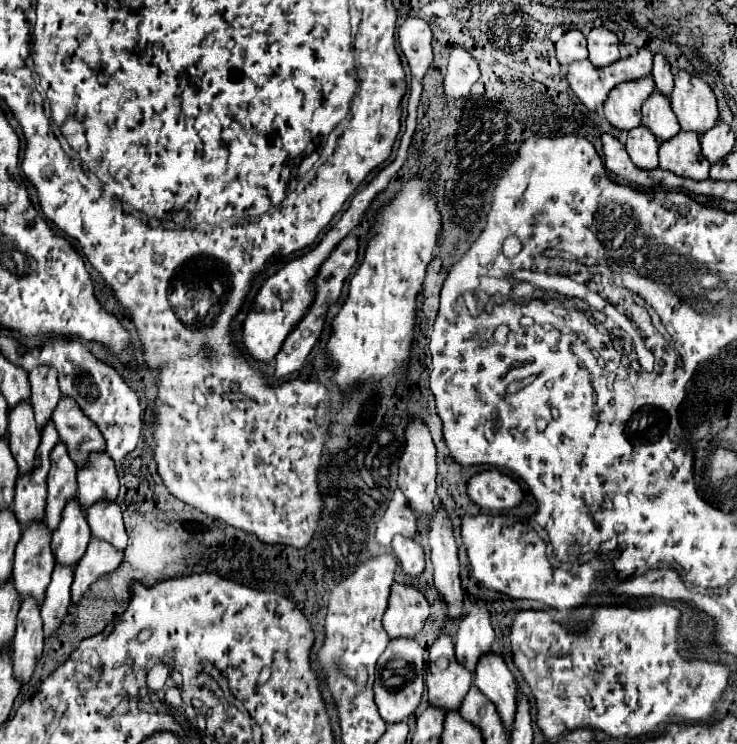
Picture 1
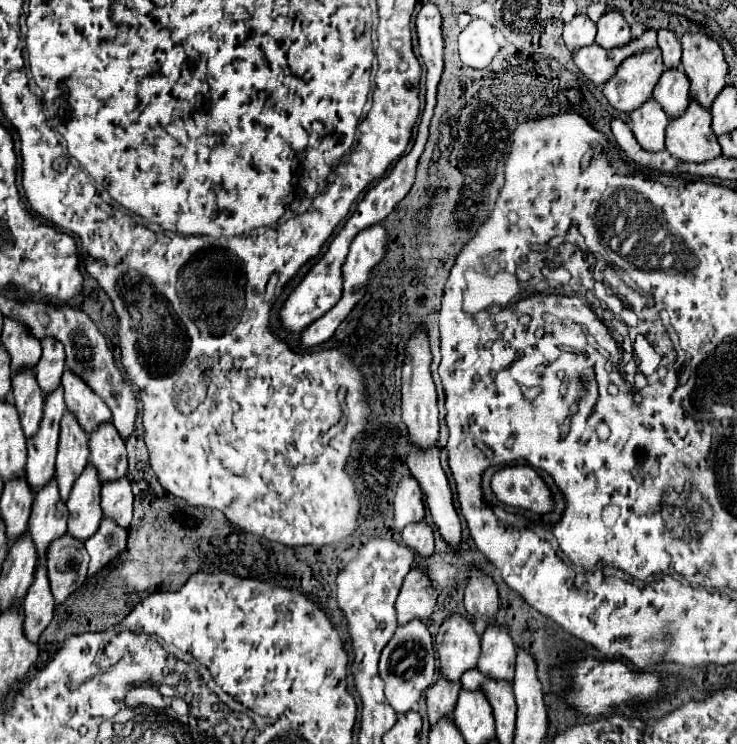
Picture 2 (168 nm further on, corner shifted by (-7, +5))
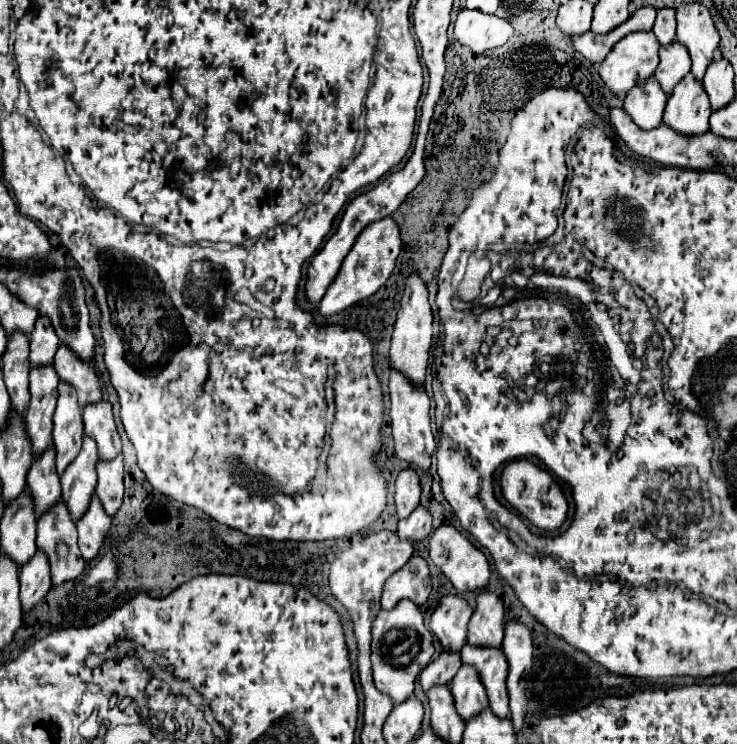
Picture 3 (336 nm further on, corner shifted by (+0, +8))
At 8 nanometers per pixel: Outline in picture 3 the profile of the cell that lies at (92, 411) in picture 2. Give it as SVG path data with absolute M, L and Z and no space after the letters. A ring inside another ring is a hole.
M60 344L54 356L54 368L60 380L70 382L78 390L80 406L102 400L102 388L100 388L98 374L94 372L92 366L88 366L88 362L80 362L80 358L76 358L76 354L68 350L68 346Z

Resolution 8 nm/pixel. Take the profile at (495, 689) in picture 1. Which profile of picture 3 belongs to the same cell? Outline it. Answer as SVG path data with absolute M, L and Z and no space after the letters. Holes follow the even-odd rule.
M482 590L468 624L468 642L472 646L502 648L504 638L504 606L494 592Z

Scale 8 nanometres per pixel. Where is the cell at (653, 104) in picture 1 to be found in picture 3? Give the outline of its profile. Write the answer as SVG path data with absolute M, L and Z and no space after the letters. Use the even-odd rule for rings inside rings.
M672 42L660 48L660 64L654 76L666 94L672 94L672 88L690 72L690 64L692 60L688 58L688 50L684 50L680 42Z

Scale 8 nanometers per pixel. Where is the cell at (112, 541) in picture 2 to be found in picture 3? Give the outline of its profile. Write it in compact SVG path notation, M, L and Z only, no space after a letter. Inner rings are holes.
M92 496L92 502L86 514L76 522L76 526L78 526L78 546L82 552L82 558L90 562L98 556L104 536L110 530L110 516L104 512L96 496Z

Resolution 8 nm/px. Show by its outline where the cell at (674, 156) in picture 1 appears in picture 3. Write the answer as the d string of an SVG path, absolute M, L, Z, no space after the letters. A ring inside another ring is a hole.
M688 72L672 90L666 110L664 124L682 132L682 134L702 134L706 132L708 118L712 114L708 94L702 82L696 82L696 76Z

